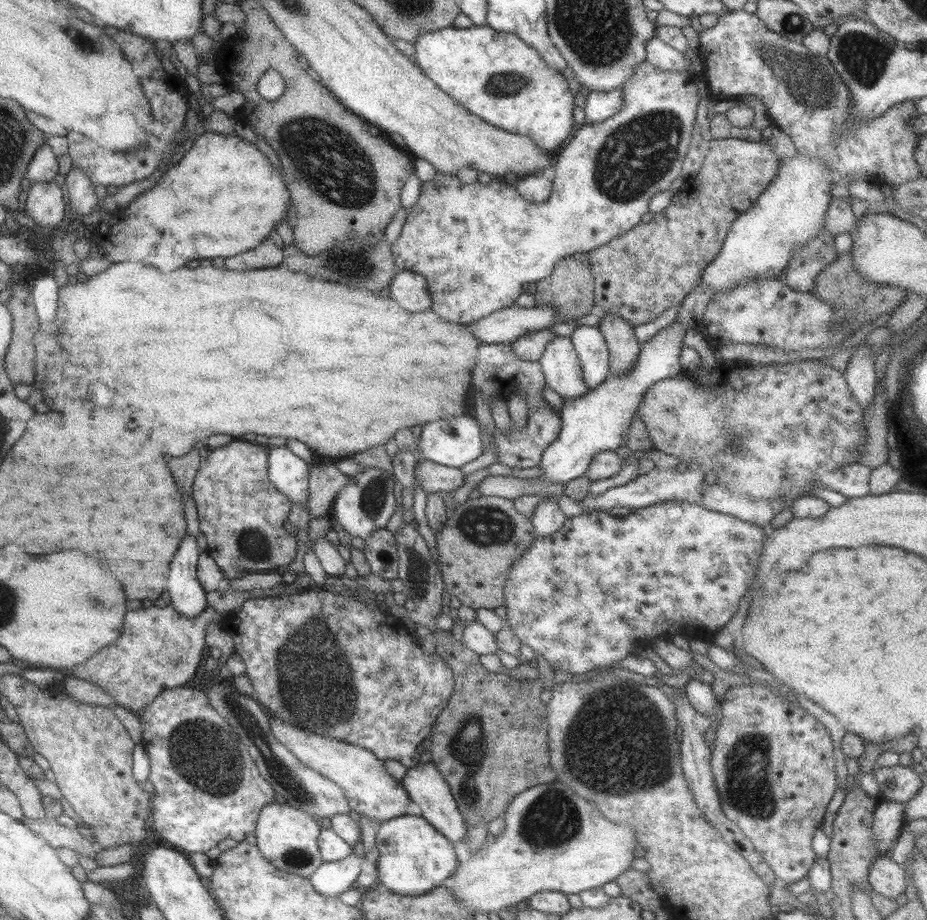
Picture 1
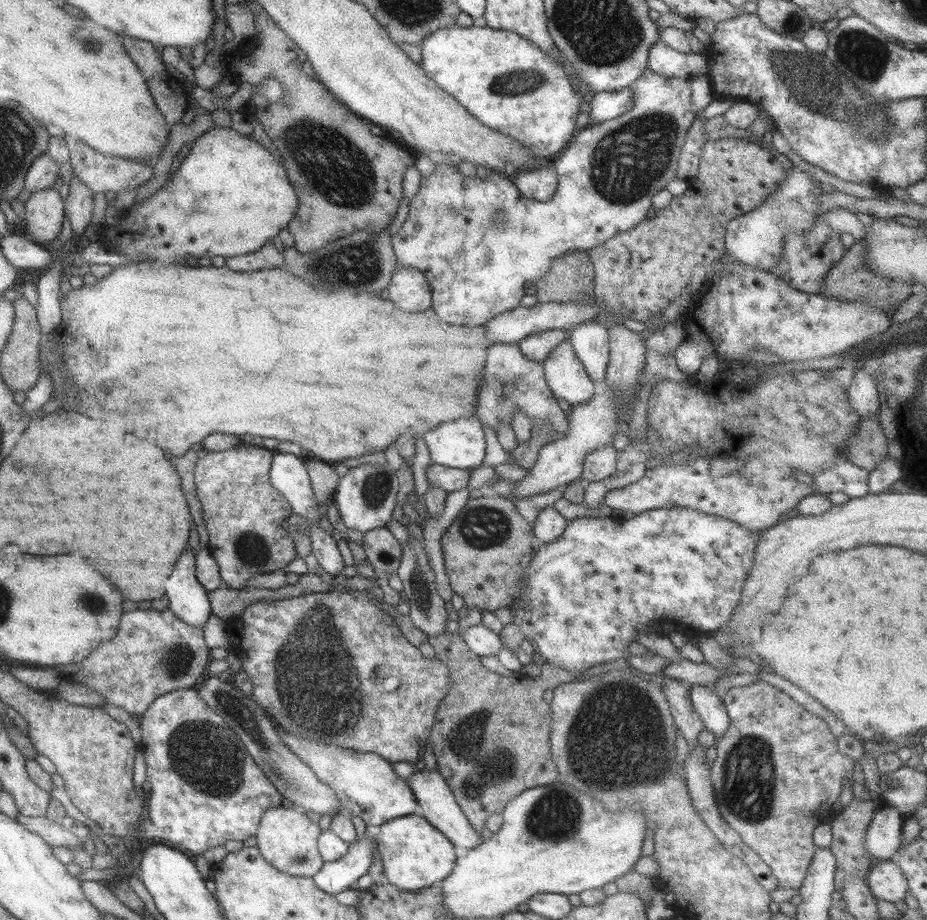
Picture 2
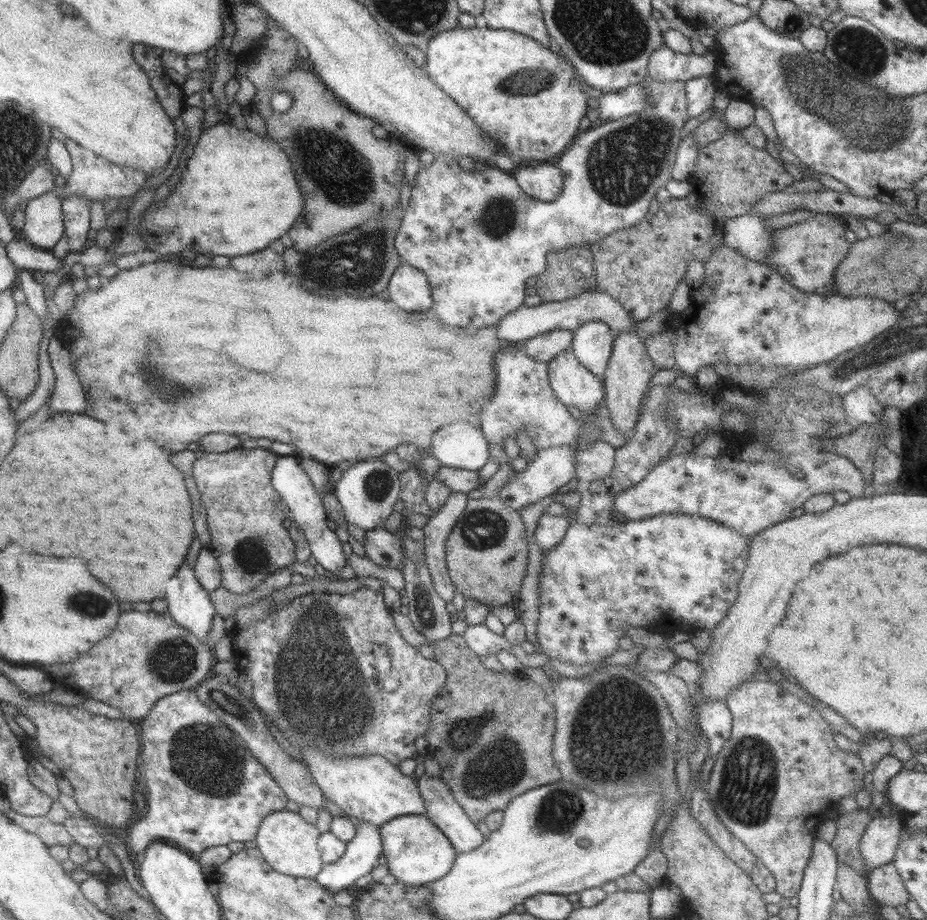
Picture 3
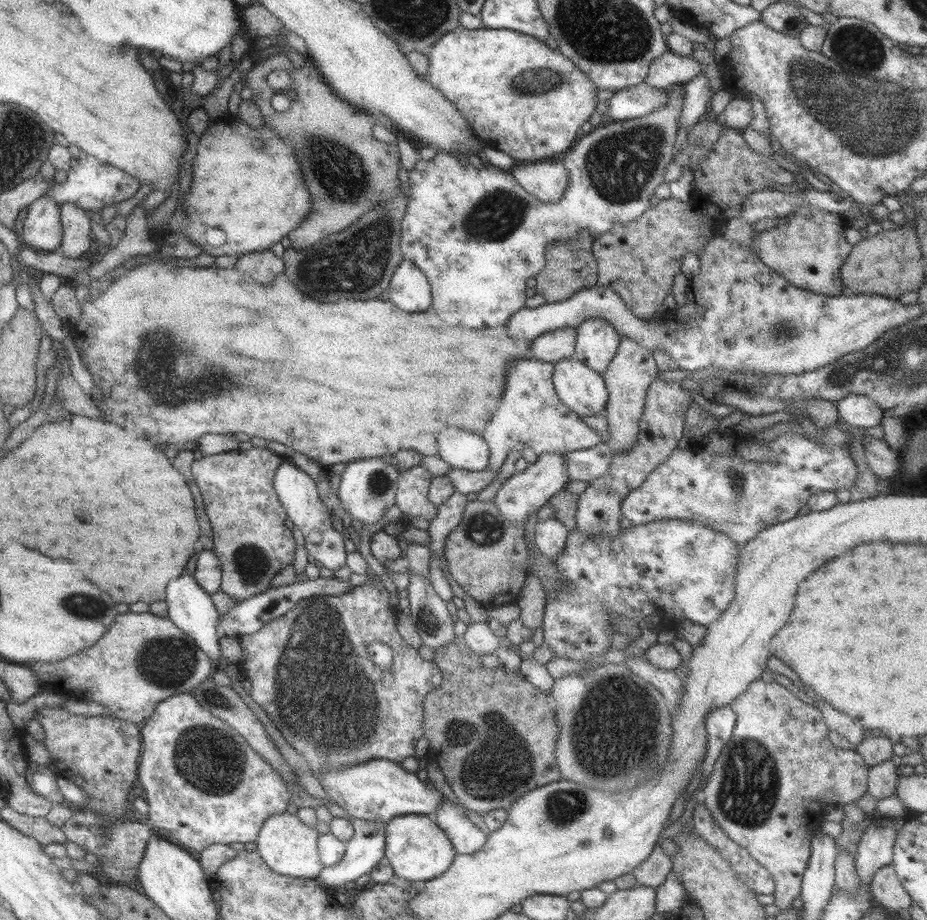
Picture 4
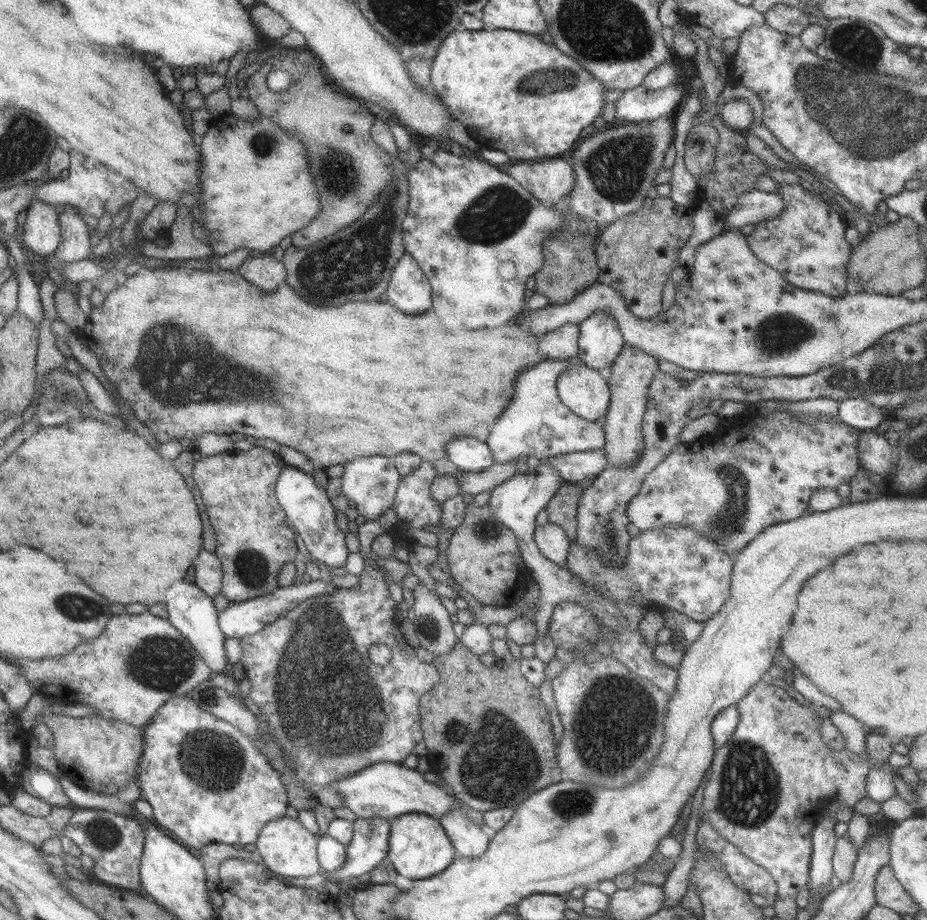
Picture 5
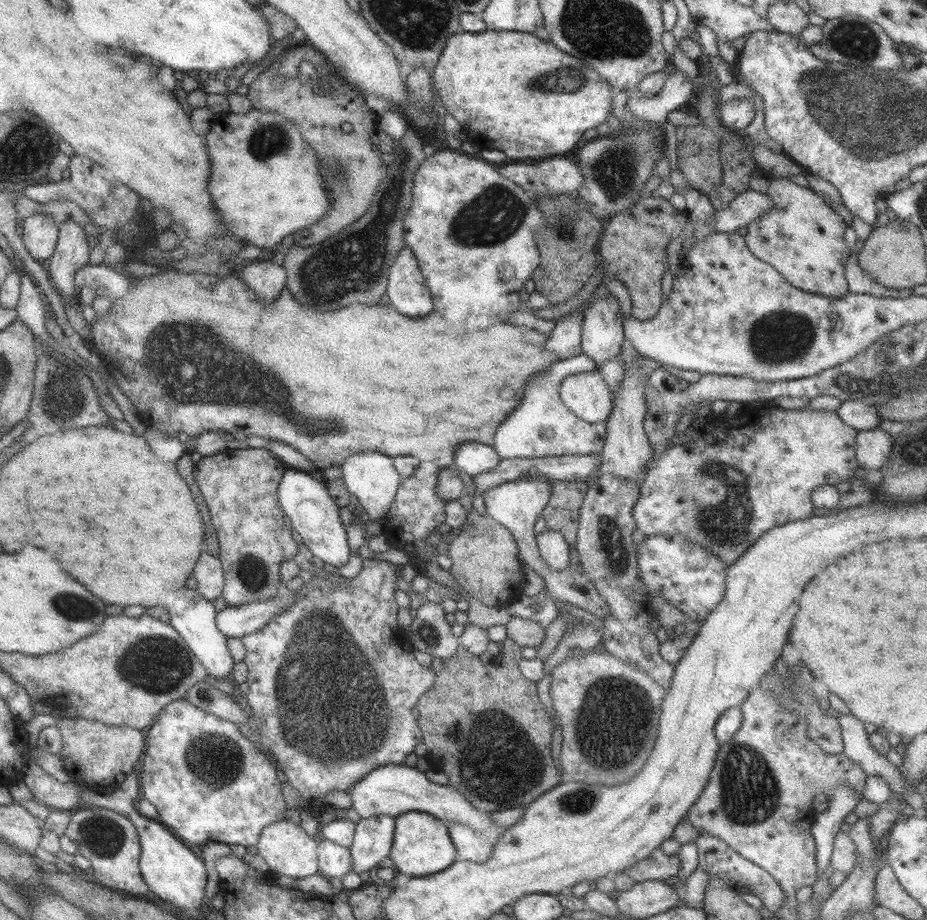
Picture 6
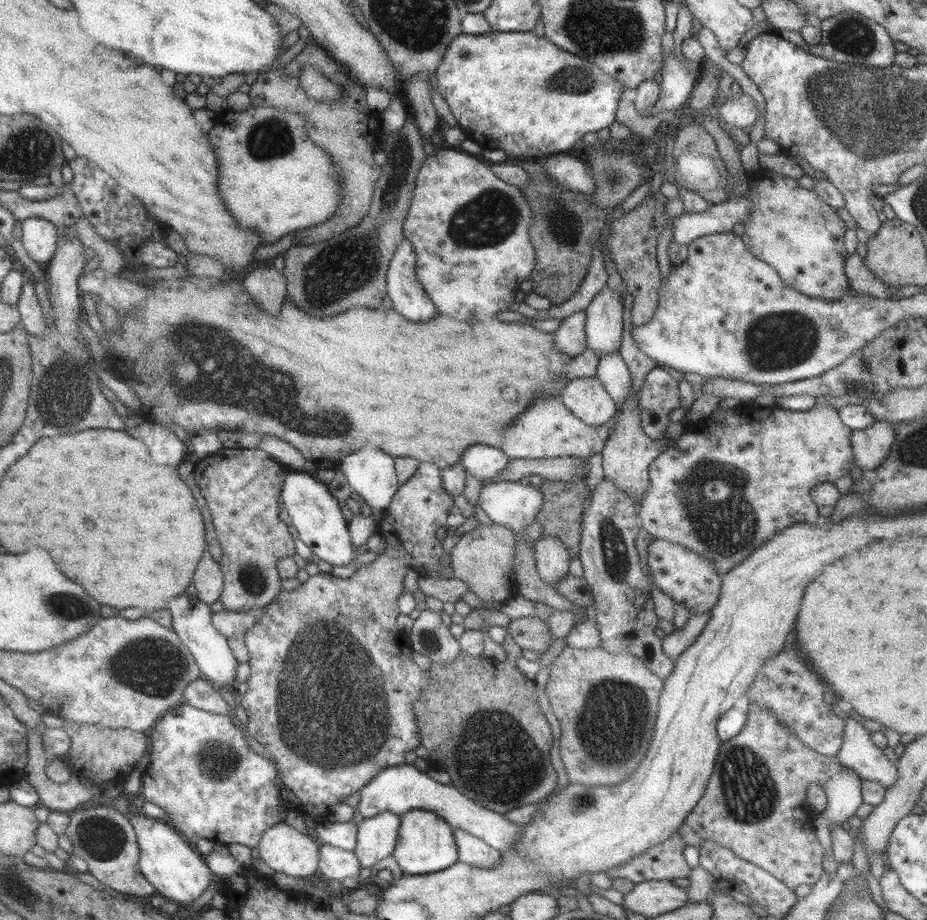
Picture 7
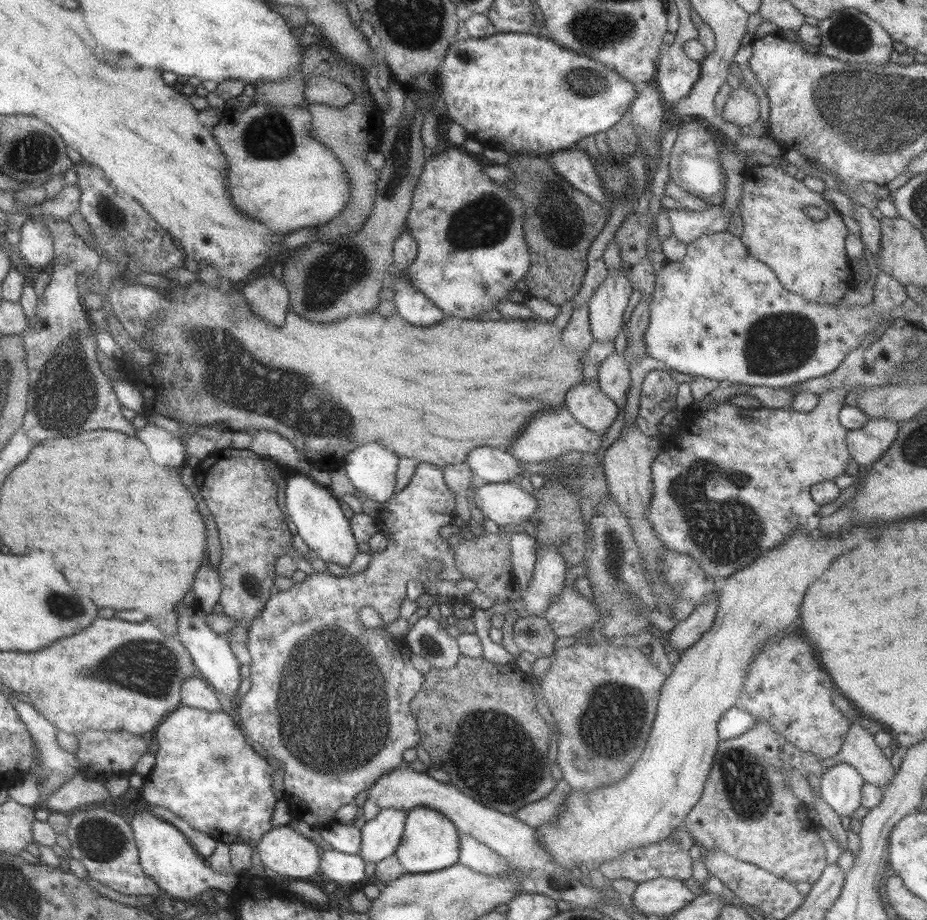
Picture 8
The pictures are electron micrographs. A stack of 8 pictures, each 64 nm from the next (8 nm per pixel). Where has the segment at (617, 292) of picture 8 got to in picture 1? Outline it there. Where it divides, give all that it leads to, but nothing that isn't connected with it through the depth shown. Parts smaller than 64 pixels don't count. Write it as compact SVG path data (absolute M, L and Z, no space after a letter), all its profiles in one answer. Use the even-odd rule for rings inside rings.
M577 325L568 337L582 370L587 388L600 385L609 376L608 350L599 326Z

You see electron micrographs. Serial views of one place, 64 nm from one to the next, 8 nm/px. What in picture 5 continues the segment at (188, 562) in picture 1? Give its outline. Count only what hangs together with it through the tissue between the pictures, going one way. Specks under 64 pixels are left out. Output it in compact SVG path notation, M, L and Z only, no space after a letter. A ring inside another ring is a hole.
M181 579L166 590L163 603L168 614L166 619L194 646L213 676L227 673L229 663L223 651L223 640L226 636L218 627L218 612L211 599L194 582Z

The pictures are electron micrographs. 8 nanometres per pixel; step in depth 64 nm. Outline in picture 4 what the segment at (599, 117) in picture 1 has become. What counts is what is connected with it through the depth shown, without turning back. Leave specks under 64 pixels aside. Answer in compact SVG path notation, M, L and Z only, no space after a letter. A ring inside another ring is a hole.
M639 83L615 91L607 101L603 114L605 121L622 121L651 113L666 101L666 88L655 88L647 83Z

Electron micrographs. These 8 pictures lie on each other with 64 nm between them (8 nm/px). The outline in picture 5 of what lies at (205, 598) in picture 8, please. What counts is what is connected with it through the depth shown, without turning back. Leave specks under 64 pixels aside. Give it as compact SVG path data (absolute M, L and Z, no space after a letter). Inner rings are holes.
M200 550L191 565L194 568L194 583L213 598L220 592L222 585L222 570L217 555Z

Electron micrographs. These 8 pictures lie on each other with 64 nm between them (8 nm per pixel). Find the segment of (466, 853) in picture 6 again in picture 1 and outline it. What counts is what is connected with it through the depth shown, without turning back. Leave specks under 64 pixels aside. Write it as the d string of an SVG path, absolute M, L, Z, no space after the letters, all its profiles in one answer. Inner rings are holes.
M432 762L428 764L418 763L407 769L405 776L399 781L403 785L403 790L407 793L409 801L415 802L421 809L423 818L437 833L443 835L447 840L453 842L464 842L465 821L457 811L457 805L451 795L449 786L445 783L443 776L435 769Z

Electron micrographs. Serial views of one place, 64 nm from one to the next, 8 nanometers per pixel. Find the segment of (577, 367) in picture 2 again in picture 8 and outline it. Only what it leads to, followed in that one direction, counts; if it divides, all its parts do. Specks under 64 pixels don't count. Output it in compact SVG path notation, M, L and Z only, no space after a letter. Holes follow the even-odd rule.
M597 380L579 383L567 390L564 408L582 427L598 435L605 434L618 409L600 389Z

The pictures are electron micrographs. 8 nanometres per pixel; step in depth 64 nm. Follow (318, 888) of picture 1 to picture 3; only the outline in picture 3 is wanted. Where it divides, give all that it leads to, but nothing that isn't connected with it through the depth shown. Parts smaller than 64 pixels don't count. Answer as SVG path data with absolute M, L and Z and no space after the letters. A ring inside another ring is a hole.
M361 821L355 836L346 842L345 852L335 862L322 863L314 880L329 893L338 893L377 866L381 854L379 827Z

